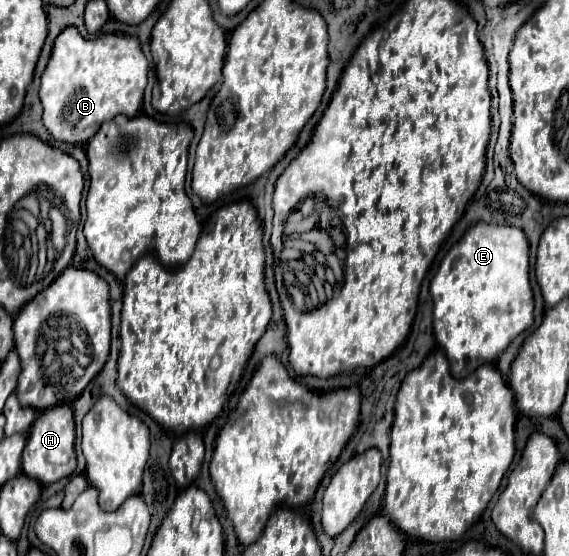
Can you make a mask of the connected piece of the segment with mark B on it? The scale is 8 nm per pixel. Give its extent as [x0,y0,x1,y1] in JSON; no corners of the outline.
[40,26,148,144]

